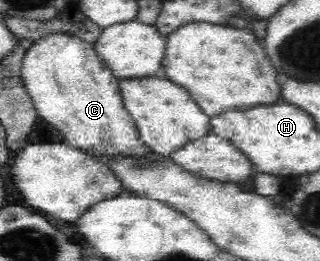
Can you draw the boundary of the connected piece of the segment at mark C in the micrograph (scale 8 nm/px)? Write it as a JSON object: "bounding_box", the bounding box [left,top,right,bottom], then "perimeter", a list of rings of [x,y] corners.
{"bounding_box":[20,32,150,155],"perimeter":[[[53,32],[53,34],[46,34],[33,41],[31,46],[25,50],[20,64],[20,77],[26,88],[27,94],[32,98],[32,103],[36,108],[37,114],[44,118],[49,124],[61,131],[61,136],[65,139],[65,143],[69,146],[85,151],[99,151],[99,153],[113,153],[113,155],[144,155],[150,153],[148,148],[138,139],[137,129],[135,128],[133,119],[125,110],[120,90],[118,89],[118,78],[114,77],[113,71],[107,67],[100,57],[95,53],[94,43],[89,43],[68,32]]]}

